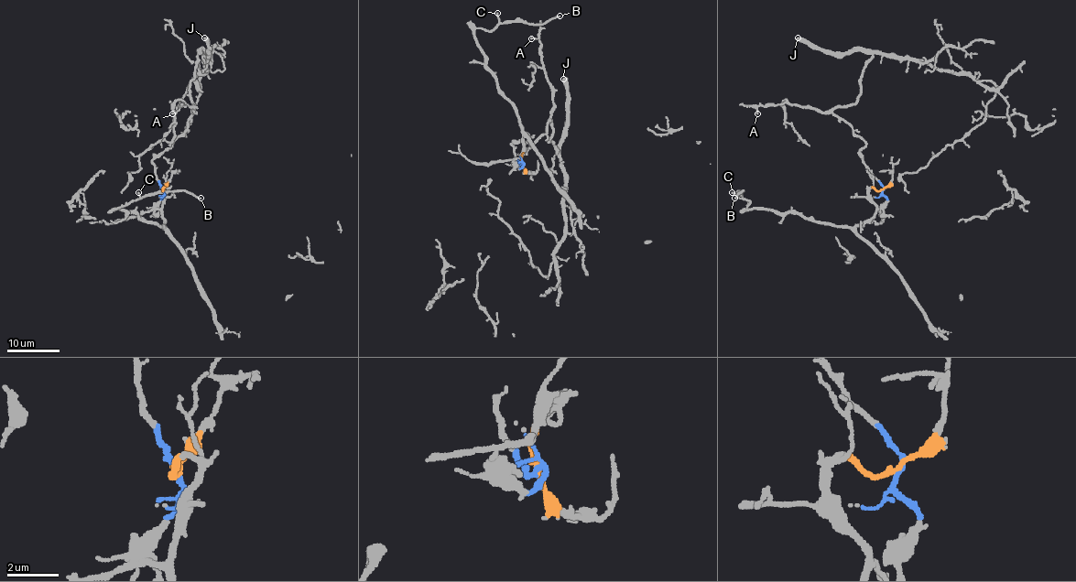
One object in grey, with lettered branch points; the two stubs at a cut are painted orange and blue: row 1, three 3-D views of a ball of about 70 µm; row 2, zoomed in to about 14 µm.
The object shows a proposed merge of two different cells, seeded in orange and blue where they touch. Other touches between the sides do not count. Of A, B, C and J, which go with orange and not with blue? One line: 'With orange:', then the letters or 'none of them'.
With orange: B, C

